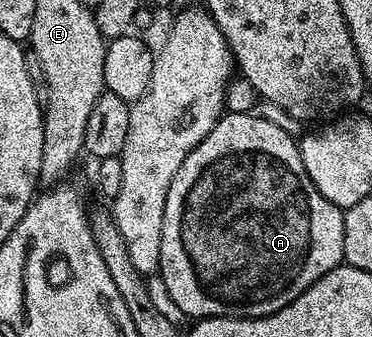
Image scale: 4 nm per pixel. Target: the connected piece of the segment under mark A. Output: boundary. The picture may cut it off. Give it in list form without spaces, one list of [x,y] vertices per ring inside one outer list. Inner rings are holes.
[[[222,113],[221,119],[203,136],[203,140],[179,164],[179,172],[175,172],[175,180],[171,180],[171,188],[167,192],[167,208],[163,212],[163,244],[161,245],[161,264],[159,276],[167,284],[167,292],[171,292],[171,300],[183,308],[190,319],[203,318],[262,318],[268,314],[279,312],[291,300],[295,300],[311,284],[315,284],[327,272],[331,272],[345,260],[343,252],[343,224],[345,215],[342,207],[331,204],[315,188],[315,184],[307,176],[301,163],[301,147],[295,138],[281,128],[271,124],[268,117],[257,118],[256,113],[230,114]]]

